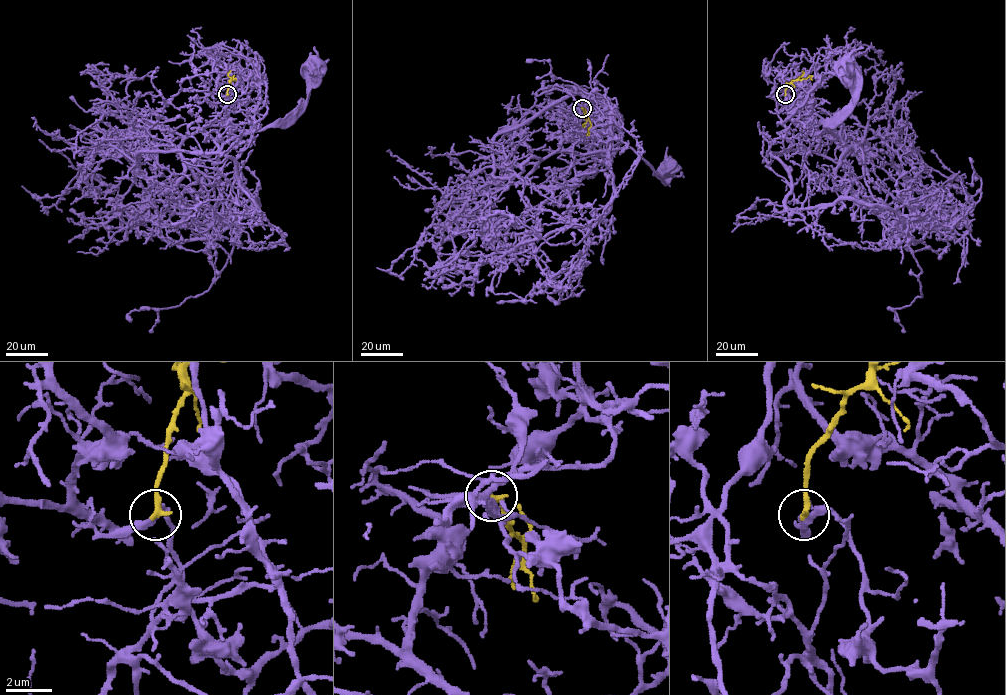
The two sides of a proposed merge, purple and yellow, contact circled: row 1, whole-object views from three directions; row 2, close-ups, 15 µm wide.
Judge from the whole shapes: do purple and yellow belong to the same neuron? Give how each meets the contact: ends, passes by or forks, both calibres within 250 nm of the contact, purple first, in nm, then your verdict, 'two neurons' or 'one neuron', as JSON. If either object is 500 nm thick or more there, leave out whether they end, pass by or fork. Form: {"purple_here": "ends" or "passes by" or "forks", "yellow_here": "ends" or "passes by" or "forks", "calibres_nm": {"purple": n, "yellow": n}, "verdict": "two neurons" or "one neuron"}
{"purple_here": "passes by", "yellow_here": "ends", "calibres_nm": {"purple": 320, "yellow": 280}, "verdict": "two neurons"}

